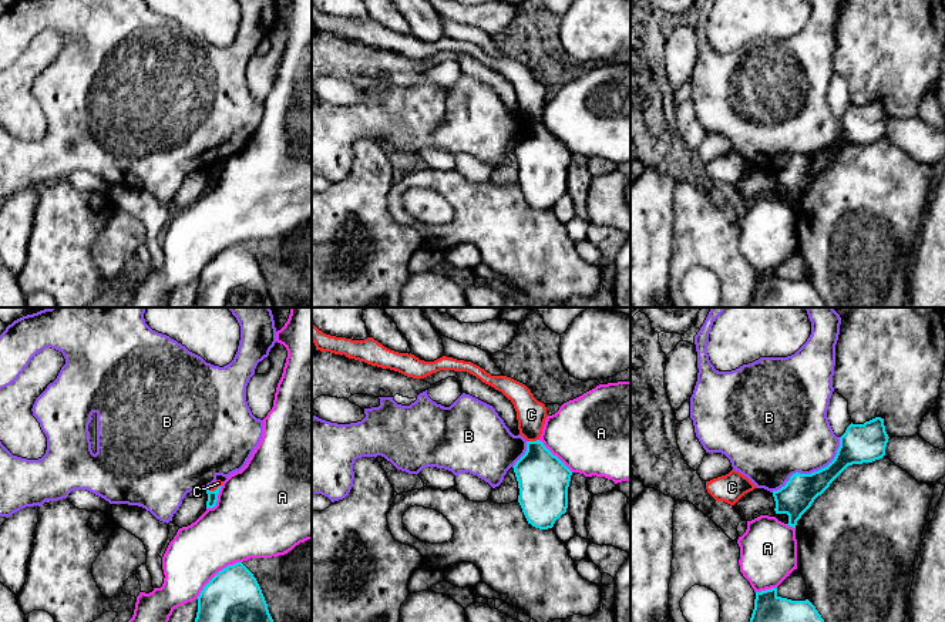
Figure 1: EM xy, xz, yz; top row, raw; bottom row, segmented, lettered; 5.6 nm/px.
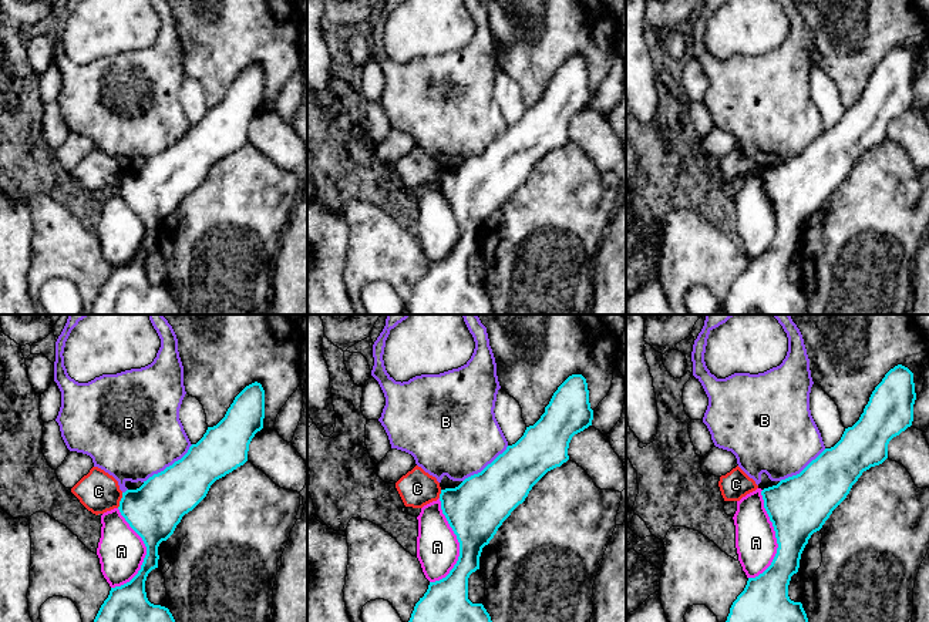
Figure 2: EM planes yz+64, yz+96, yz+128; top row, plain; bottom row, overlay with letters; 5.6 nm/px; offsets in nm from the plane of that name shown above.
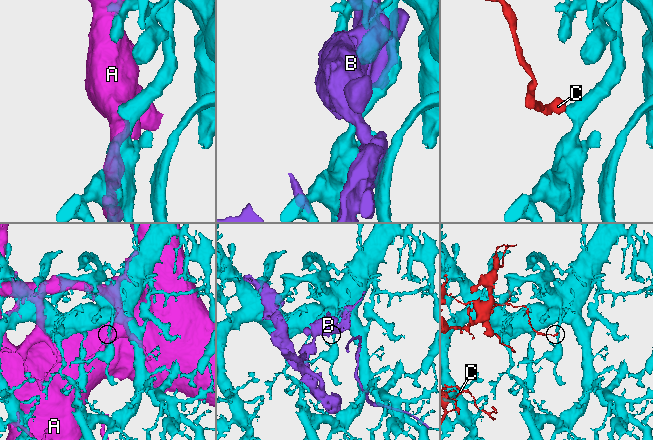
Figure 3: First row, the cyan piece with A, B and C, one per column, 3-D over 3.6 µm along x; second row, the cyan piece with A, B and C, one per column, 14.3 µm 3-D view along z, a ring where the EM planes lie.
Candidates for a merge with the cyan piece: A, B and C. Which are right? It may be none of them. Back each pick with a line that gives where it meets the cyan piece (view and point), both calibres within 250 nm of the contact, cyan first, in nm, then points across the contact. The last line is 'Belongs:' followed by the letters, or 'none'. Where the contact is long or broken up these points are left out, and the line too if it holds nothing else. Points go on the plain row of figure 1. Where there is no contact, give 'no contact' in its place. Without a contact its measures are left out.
Belongs: none

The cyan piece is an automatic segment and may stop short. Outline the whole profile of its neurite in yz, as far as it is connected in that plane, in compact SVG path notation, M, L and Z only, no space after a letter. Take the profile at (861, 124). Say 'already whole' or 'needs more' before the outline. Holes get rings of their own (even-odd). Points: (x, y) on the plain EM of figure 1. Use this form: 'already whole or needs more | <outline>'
already whole | M875 98L864 105L850 105L840 118L840 128L834 141L811 155L796 154L784 168L773 172L776 195L787 195L790 208L811 188L830 165L852 145L872 144L885 137L888 124L884 100Z

